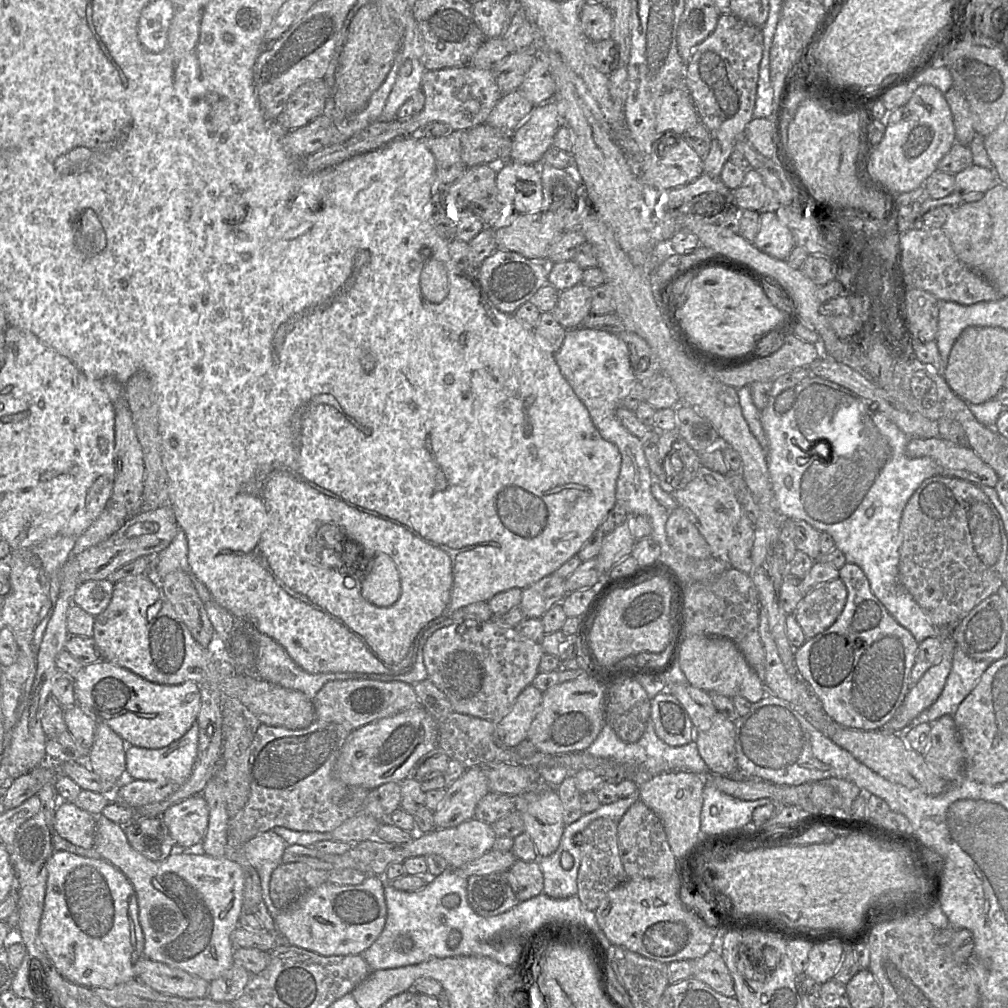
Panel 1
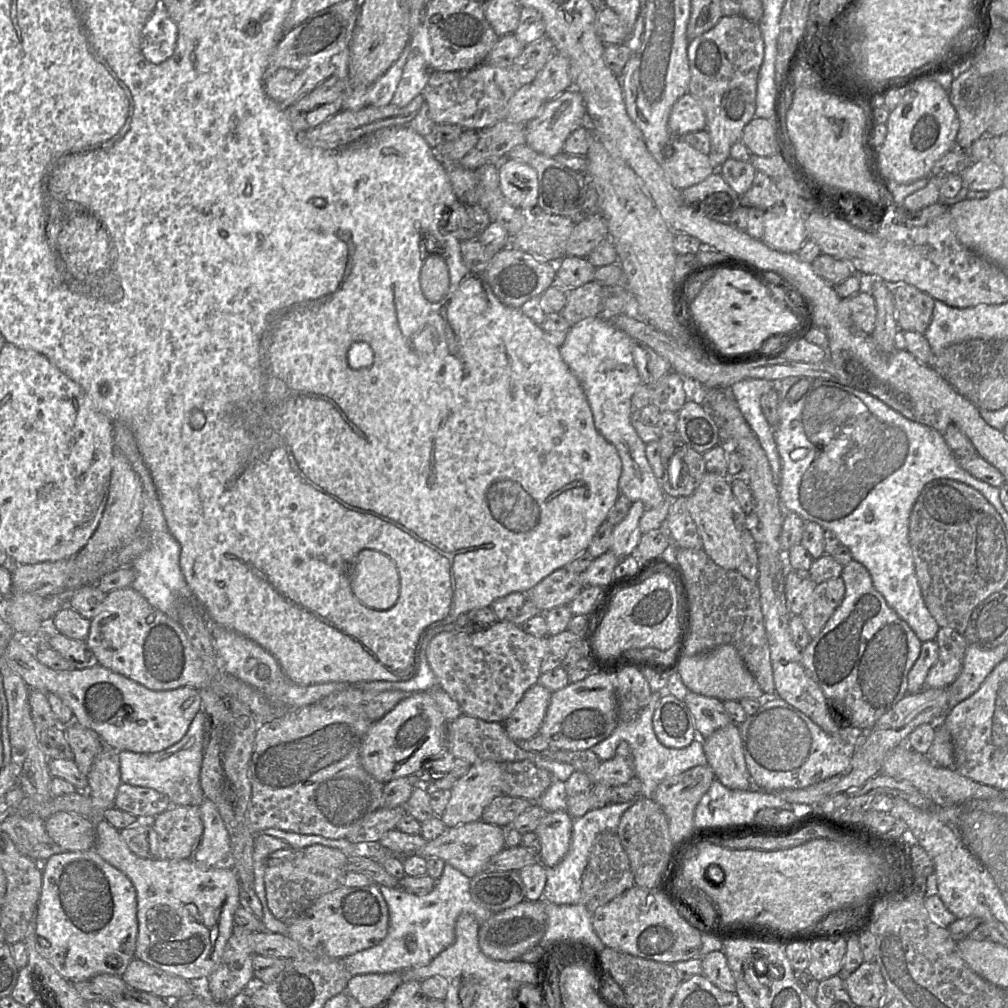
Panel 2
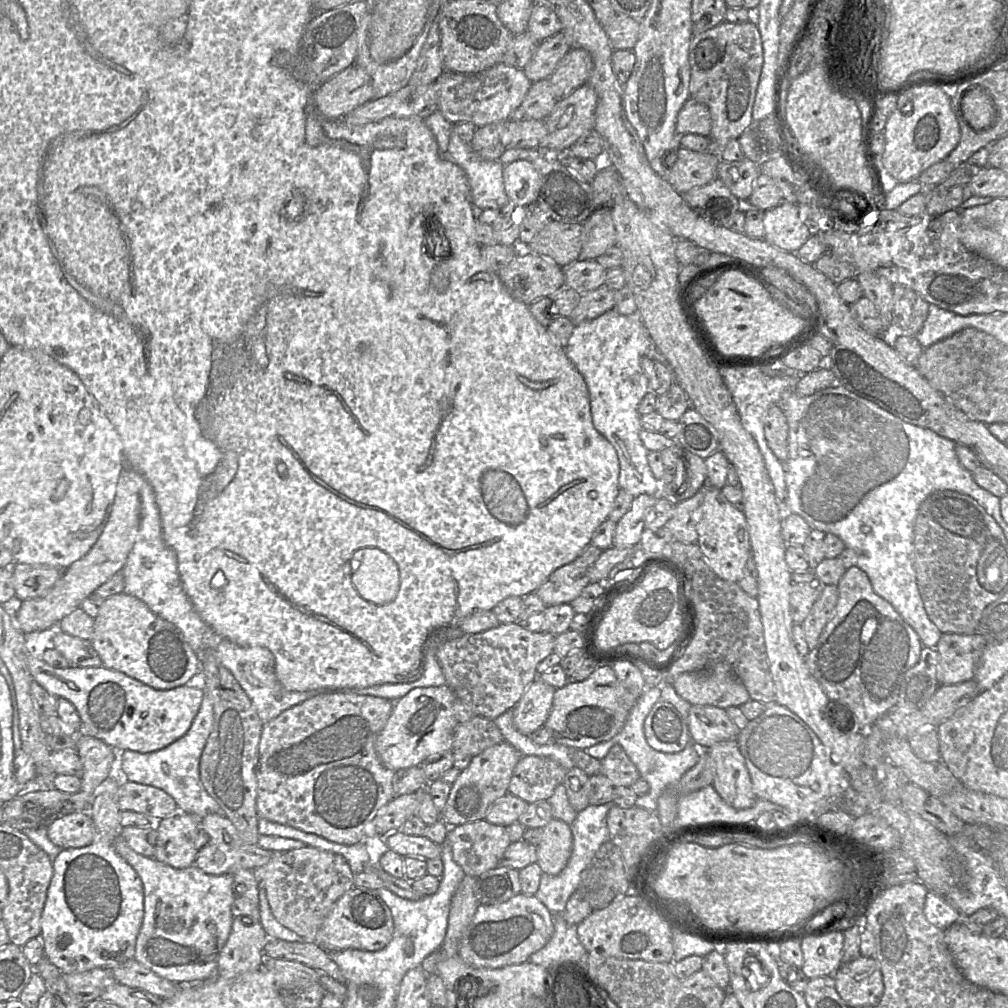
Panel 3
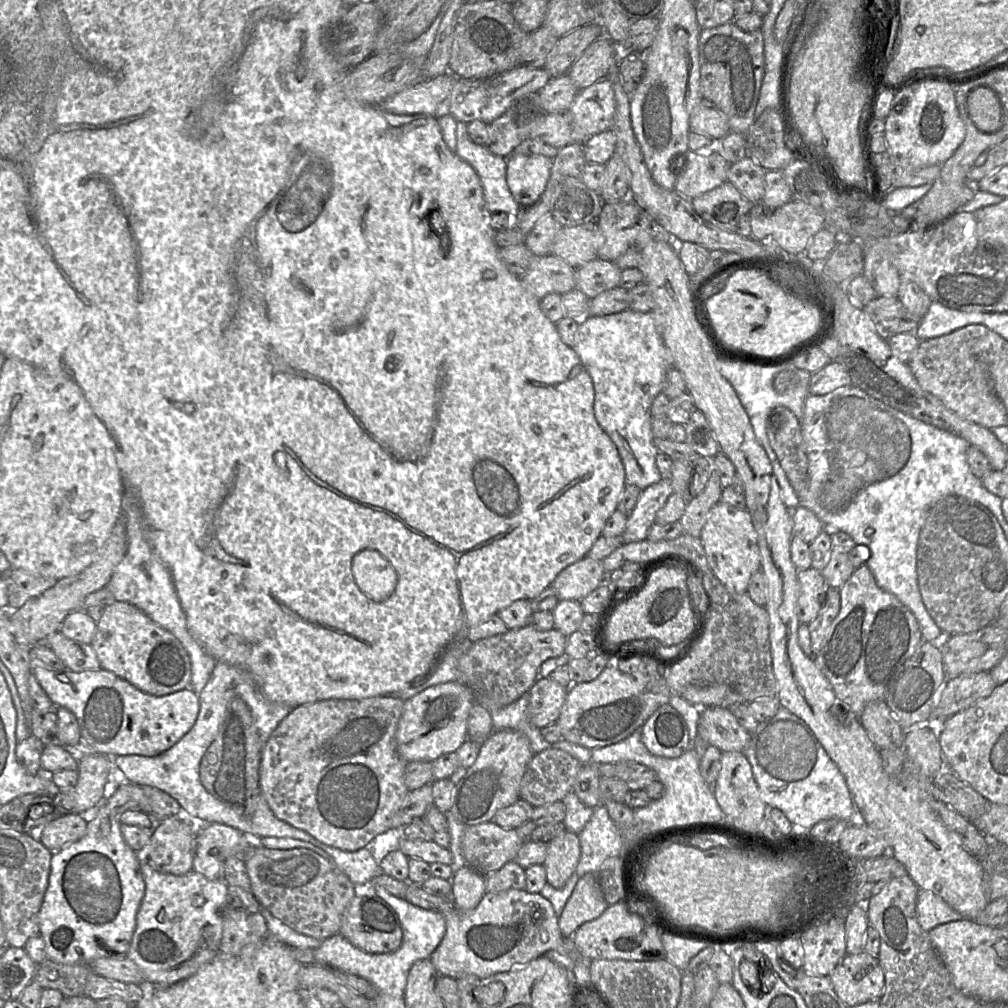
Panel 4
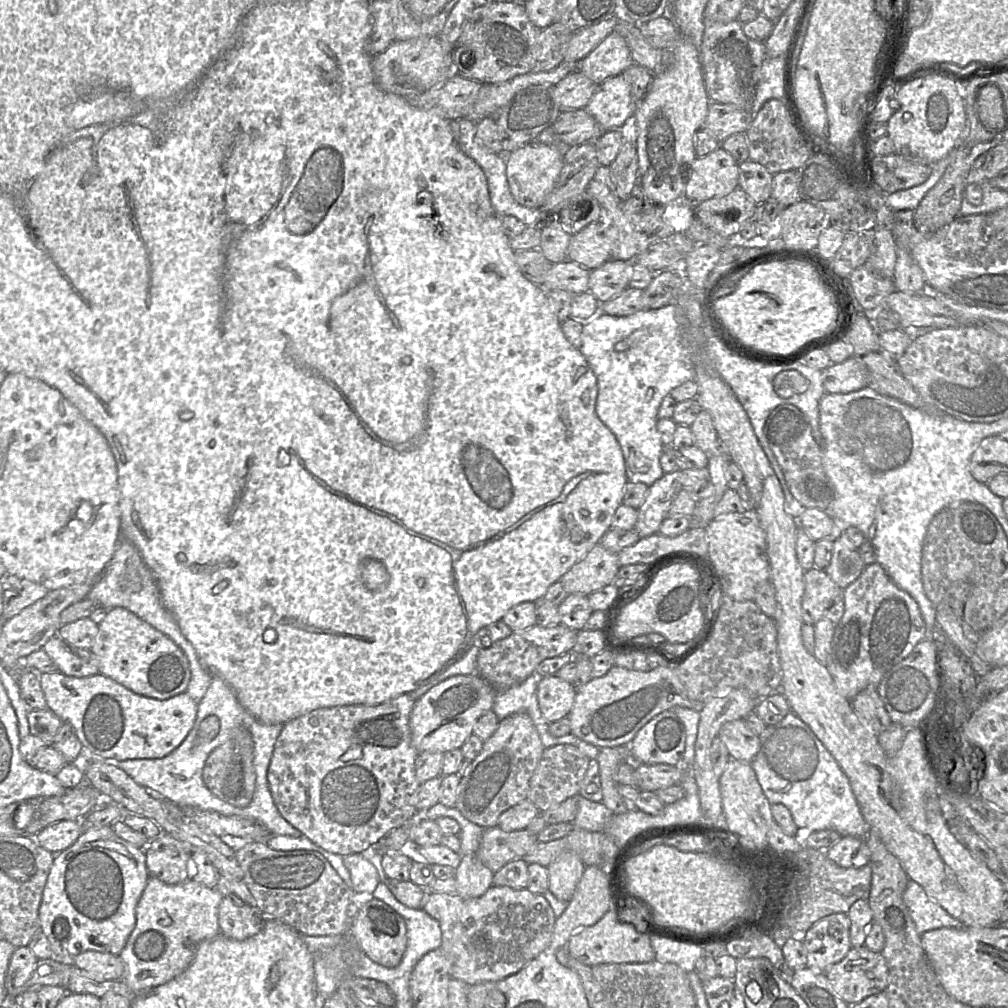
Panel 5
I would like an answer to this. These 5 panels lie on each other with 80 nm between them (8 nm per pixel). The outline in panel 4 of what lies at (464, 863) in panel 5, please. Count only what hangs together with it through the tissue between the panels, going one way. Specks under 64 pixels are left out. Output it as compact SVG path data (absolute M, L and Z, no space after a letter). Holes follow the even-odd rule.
M468 865L463 866L452 877L451 898L460 911L475 909L485 892L485 875Z

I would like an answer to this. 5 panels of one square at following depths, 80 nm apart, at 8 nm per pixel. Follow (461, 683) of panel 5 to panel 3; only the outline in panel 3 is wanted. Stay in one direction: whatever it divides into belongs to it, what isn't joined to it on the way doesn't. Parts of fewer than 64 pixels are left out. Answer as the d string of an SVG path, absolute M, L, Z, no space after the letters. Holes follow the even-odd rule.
M446 685L420 687L394 702L392 713L379 733L375 749L383 765L393 771L418 766L429 757L452 750L453 733L458 724L453 705L454 692Z

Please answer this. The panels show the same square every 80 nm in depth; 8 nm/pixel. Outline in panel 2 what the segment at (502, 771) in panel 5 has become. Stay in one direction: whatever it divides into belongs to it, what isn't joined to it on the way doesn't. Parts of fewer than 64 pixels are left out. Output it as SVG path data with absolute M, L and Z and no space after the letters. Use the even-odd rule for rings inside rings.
M485 760L470 765L469 770L457 778L450 789L450 798L445 810L440 815L446 827L455 827L461 824L481 819L484 808L502 793L502 764L492 760Z

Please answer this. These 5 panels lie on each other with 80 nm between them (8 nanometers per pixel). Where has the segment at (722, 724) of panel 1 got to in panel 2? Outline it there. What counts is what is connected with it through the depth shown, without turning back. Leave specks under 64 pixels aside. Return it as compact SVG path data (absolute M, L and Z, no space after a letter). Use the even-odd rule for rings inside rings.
M730 722L703 741L707 765L715 778L733 790L749 790L753 787L747 771L739 726Z

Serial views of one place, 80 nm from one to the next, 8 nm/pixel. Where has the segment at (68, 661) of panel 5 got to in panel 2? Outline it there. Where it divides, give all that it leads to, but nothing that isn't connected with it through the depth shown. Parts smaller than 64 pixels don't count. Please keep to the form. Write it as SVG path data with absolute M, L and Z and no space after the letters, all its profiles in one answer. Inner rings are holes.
M56 633L49 639L49 645L71 664L72 669L85 669L98 665L98 660L84 640L70 638Z

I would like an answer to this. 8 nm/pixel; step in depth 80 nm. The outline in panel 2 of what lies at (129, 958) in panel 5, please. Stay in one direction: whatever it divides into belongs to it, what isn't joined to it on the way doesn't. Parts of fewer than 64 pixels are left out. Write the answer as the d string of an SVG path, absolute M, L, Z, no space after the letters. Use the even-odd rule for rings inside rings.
M106 819L96 822L94 850L132 881L137 893L138 937L135 957L155 968L186 980L209 978L219 967L234 928L234 912L239 904L240 882L233 869L217 869L199 864L194 858L183 860L147 859L130 850L121 831Z

